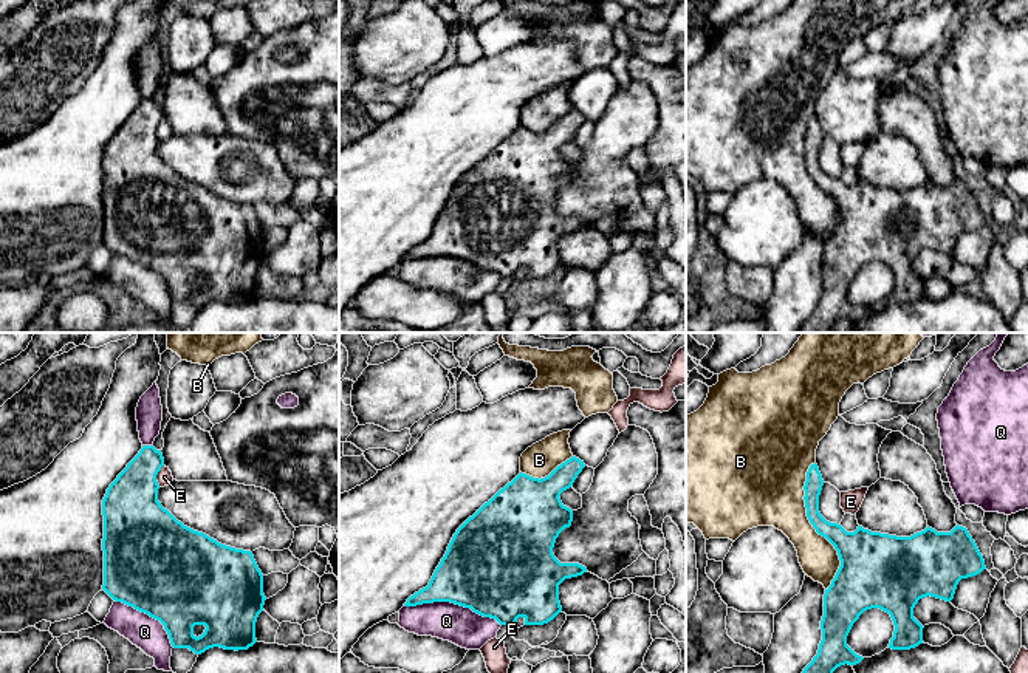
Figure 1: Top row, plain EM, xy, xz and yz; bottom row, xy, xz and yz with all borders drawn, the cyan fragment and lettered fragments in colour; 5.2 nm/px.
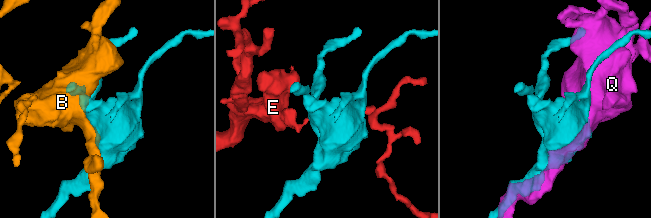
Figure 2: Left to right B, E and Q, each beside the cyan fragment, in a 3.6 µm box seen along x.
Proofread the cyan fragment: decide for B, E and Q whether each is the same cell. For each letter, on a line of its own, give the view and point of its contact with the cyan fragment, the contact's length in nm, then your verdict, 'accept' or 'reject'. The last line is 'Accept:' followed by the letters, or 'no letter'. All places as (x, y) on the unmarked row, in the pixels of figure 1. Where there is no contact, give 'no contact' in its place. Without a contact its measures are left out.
B: meets cyan in yz at (813, 180); contact 700 nm long; reject
E: meets cyan in xy at (157, 127); contact 120 nm long; reject
Q: meets cyan in xz at (452, 256); contact 500 nm long; reject
Accept: no letter

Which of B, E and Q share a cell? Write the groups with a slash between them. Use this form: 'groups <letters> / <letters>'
groups B / E / Q

